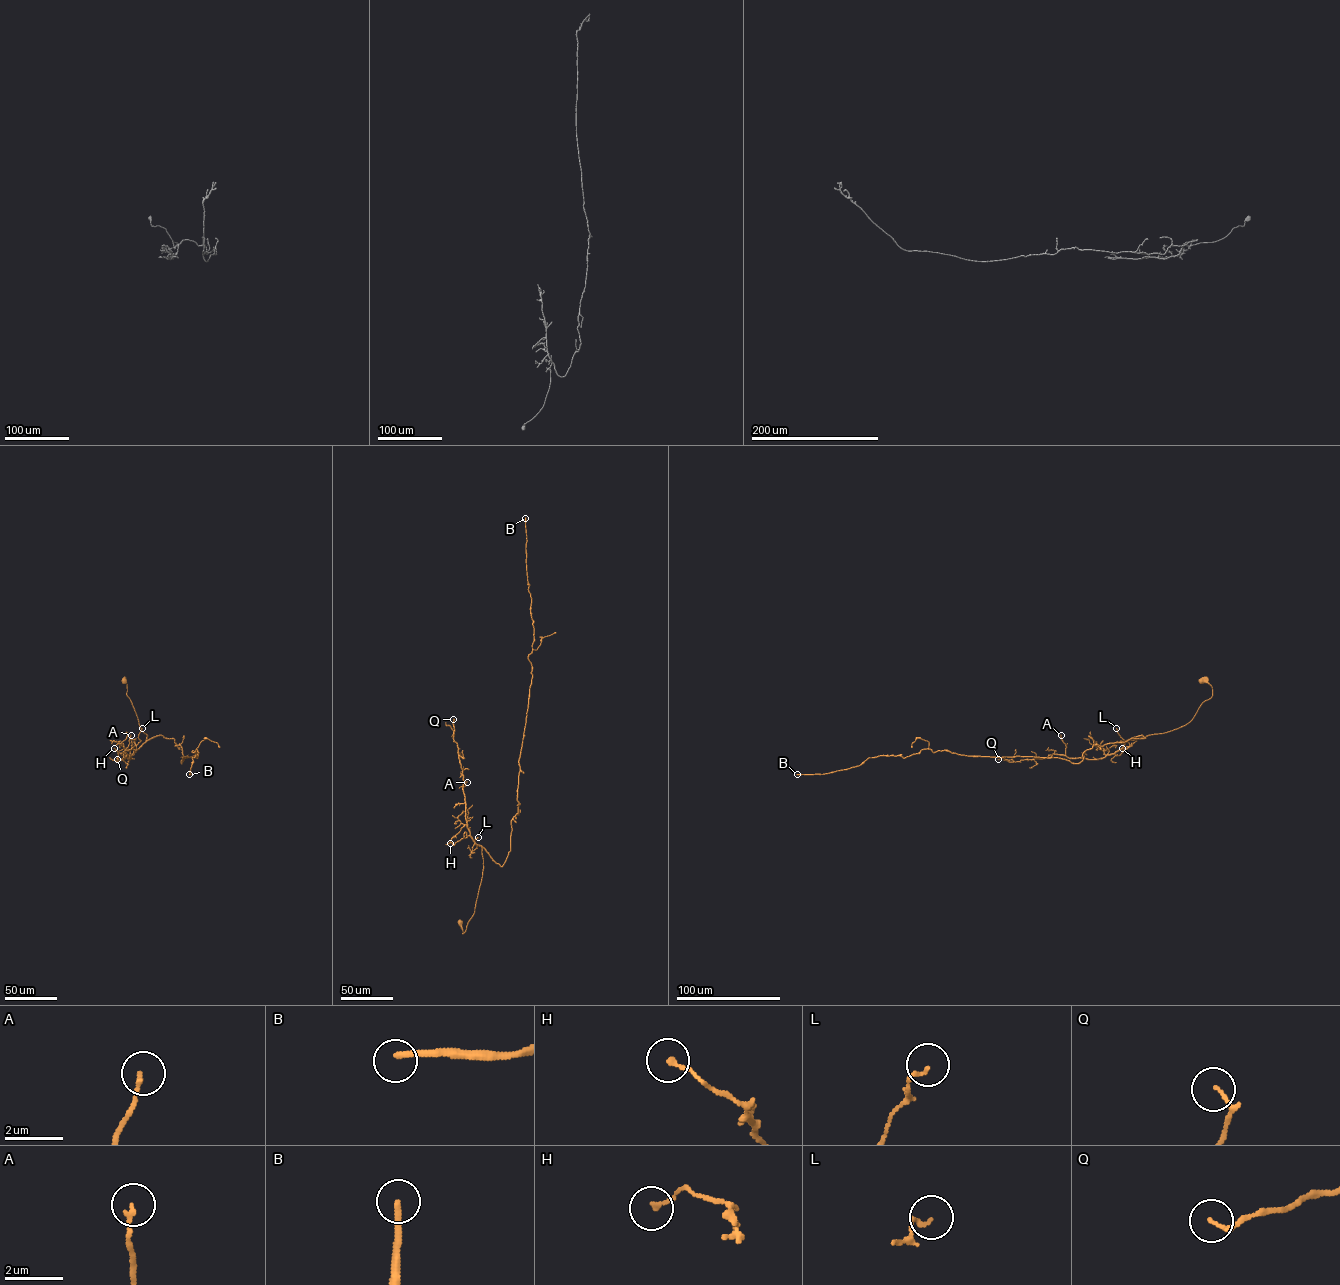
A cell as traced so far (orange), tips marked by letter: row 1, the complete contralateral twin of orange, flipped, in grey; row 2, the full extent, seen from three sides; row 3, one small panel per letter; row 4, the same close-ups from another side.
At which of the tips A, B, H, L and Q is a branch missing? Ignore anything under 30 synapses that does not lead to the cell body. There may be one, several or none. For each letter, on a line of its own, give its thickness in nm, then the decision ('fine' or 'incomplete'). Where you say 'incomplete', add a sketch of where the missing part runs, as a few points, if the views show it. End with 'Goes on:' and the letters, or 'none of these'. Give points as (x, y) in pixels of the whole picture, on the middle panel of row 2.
A: 140 nm | fine
B: 240 nm | incomplete
H: 150 nm | fine
L: 120 nm | fine
Q: 120 nm | fine
Goes on: B

